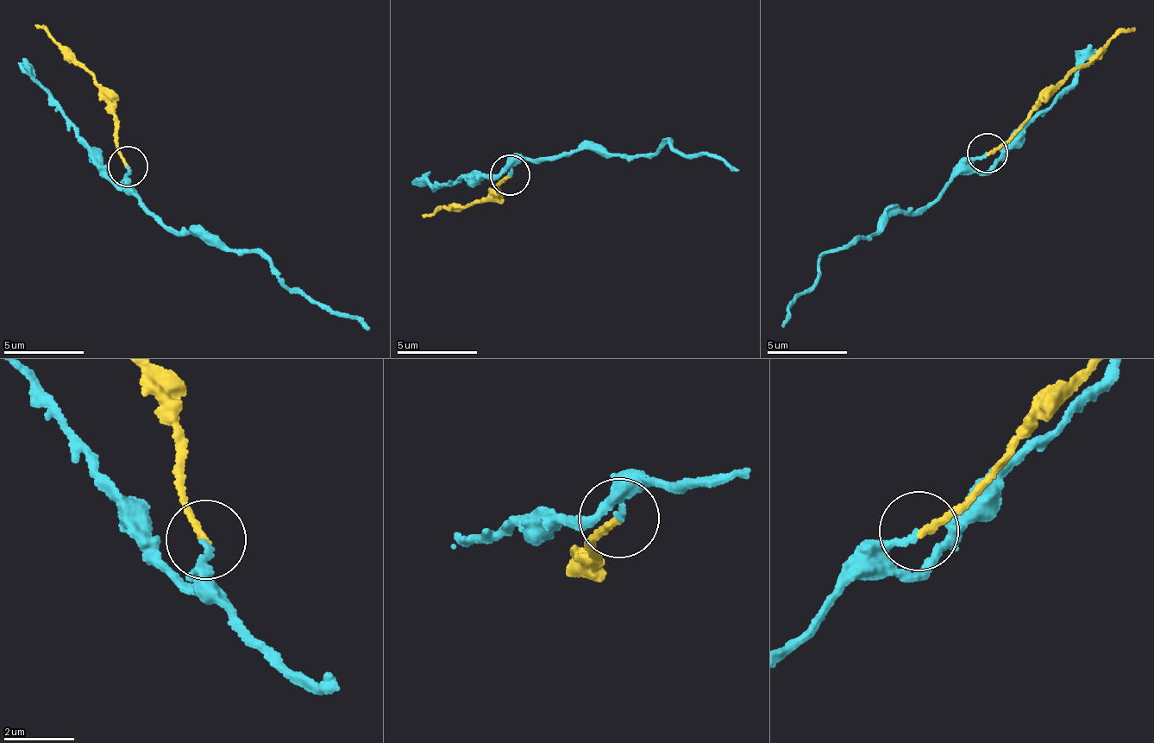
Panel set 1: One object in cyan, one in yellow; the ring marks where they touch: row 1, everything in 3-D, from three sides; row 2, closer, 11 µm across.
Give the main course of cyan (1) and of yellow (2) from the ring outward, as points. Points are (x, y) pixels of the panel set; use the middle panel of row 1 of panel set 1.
1: (511, 173), (513, 162), (581, 148), (654, 158), (670, 141), (686, 154), (726, 159), (737, 170)
2: (511, 173), (474, 202), (453, 204), (421, 217)

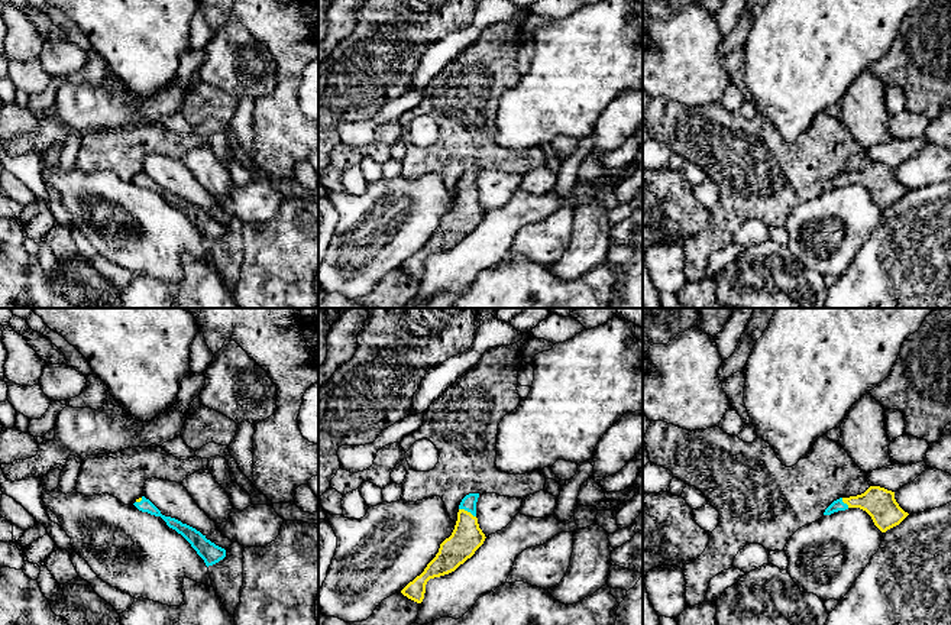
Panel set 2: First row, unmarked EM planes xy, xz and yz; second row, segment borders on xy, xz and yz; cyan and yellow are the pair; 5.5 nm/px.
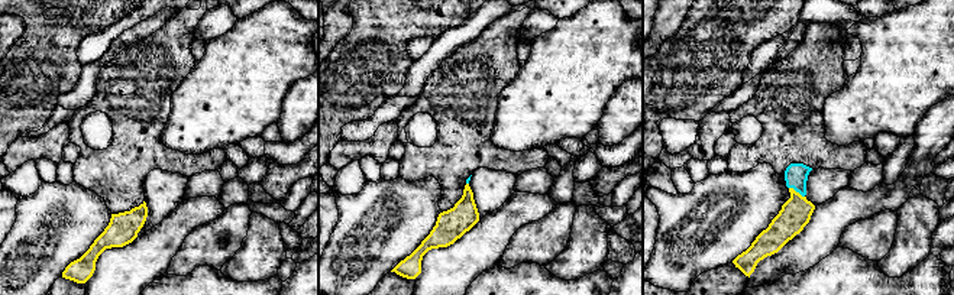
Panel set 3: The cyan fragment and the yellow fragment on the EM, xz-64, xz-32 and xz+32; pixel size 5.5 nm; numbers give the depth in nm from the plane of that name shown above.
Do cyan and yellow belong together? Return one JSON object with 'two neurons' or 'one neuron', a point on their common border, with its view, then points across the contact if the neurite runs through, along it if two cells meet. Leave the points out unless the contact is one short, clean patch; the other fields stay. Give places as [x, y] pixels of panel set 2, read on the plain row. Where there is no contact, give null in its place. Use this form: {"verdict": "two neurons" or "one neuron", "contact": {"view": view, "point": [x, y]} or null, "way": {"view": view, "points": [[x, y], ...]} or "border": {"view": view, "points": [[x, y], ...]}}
{"verdict": "one neuron", "contact": {"view": "xz", "point": [468, 187]}, "way": {"view": "xz", "points": [[469, 177], [468, 187], [466, 213]]}}

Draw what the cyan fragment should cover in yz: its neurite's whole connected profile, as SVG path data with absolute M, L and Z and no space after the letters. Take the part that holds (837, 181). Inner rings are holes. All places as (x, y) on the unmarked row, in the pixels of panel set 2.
M870 162L861 171L834 177L825 185L824 191L831 191L848 184L860 184L866 187L882 208L899 201L909 191L896 178L895 168L880 162Z

